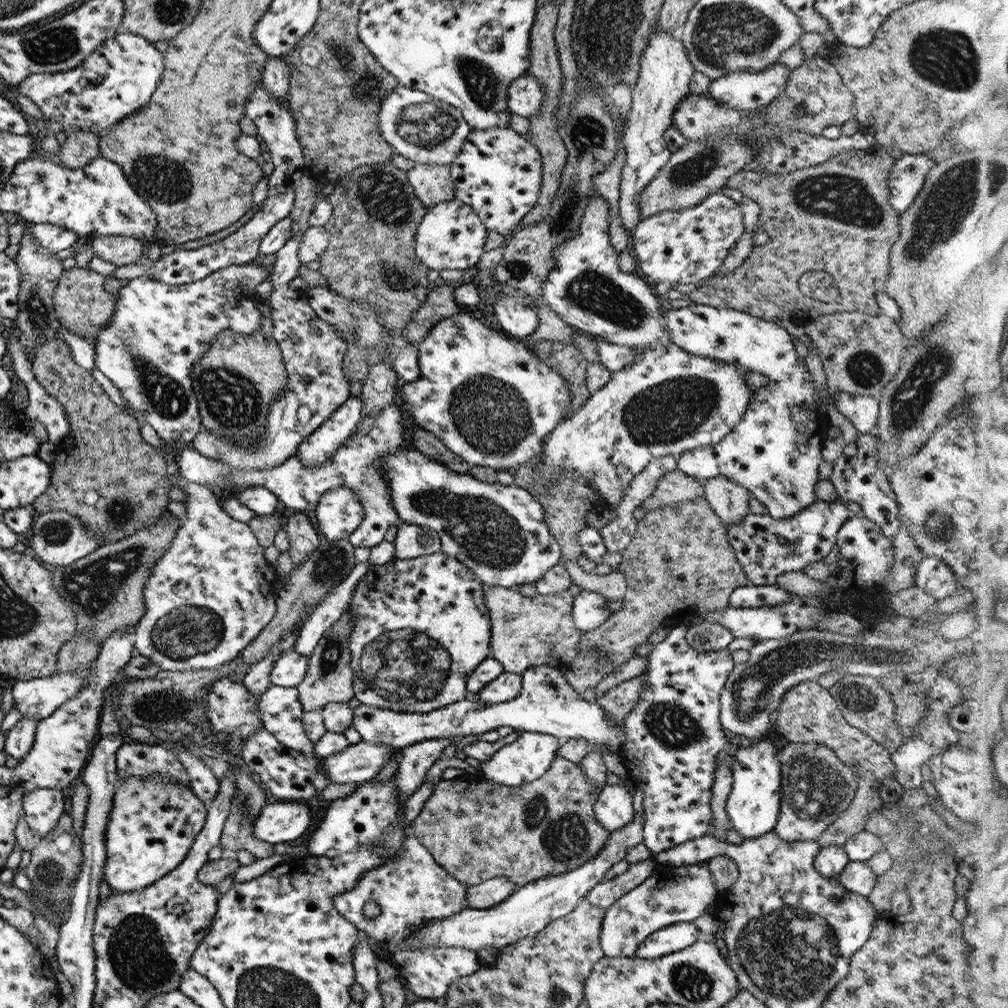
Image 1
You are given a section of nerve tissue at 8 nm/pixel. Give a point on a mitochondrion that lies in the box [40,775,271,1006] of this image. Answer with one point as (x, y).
(140, 962)

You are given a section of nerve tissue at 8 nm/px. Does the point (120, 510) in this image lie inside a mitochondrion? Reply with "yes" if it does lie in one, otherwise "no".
yes

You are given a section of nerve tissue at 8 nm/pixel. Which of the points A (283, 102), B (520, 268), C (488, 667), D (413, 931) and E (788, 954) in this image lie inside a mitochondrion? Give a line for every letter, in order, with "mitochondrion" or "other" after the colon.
A: other
B: mitochondrion
C: other
D: other
E: mitochondrion

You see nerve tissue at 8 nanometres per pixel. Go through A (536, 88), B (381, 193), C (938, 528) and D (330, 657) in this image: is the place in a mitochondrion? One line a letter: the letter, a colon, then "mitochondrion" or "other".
A: other
B: mitochondrion
C: mitochondrion
D: mitochondrion

